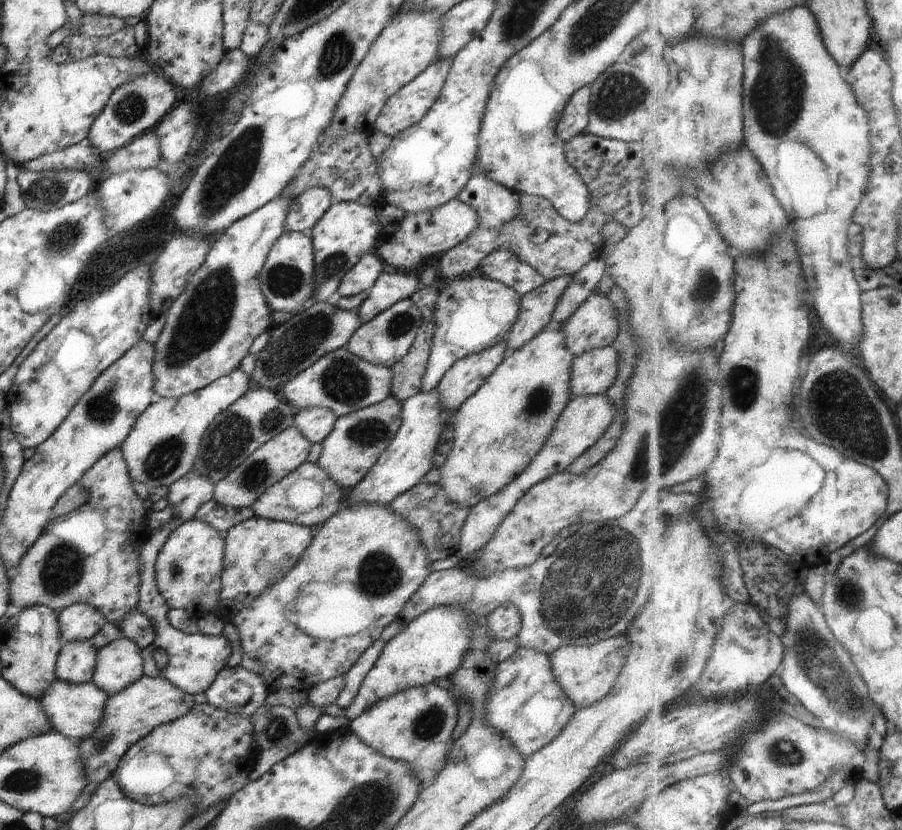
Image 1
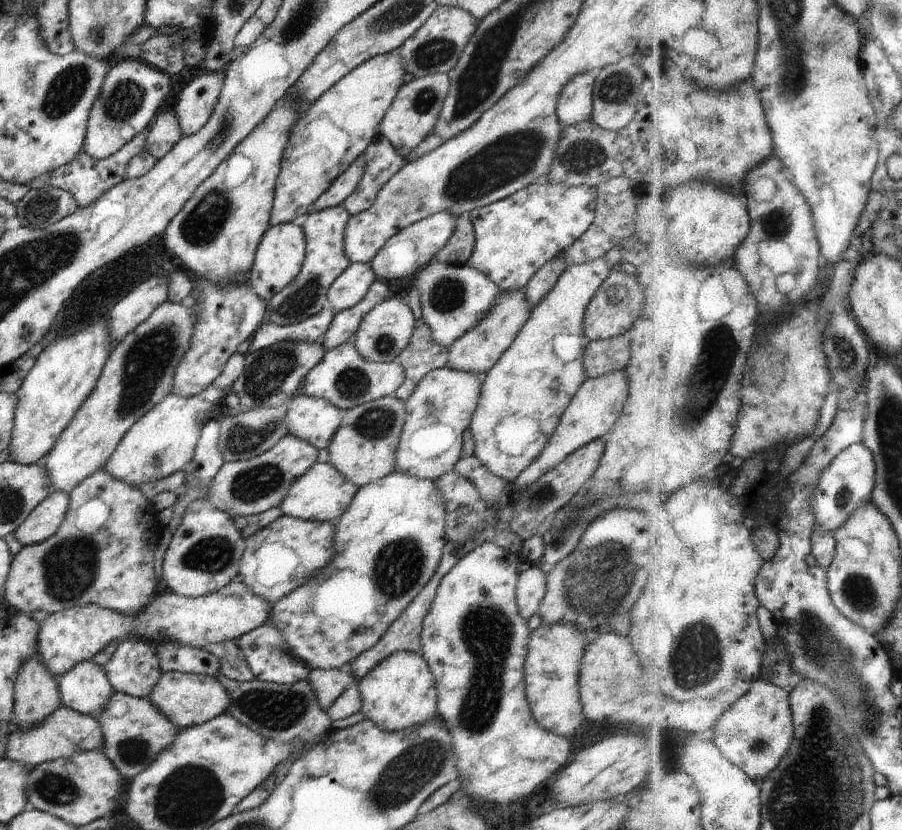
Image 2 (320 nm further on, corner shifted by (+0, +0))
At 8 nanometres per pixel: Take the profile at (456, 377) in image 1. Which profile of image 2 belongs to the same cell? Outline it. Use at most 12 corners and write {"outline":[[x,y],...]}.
{"outline":[[524,289],[500,291],[449,346],[447,367],[484,376],[530,318]]}

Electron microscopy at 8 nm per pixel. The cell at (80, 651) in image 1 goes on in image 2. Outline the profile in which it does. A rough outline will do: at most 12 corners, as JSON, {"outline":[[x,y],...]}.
{"outline":[[104,667],[58,678],[62,707],[95,717],[113,695]]}

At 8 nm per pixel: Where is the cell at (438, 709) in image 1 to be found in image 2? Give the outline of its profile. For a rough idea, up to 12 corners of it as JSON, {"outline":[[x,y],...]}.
{"outline":[[398,651],[356,684],[361,711],[396,732],[437,714],[420,652]]}

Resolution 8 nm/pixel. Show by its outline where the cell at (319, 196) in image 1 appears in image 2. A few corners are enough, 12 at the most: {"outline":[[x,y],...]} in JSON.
{"outline":[[360,155],[308,213],[341,205],[365,173]]}

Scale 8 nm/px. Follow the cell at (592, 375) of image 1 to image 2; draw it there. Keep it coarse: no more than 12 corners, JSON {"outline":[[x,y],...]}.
{"outline":[[627,335],[589,341],[587,378],[624,371]]}

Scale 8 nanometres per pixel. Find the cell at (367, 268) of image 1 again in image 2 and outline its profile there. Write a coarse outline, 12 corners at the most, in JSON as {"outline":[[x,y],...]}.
{"outline":[[350,263],[328,289],[339,313],[376,279],[371,263]]}

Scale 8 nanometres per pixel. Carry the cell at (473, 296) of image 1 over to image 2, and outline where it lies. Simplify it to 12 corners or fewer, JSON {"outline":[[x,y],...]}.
{"outline":[[468,263],[416,273],[422,320],[447,349],[500,294]]}

